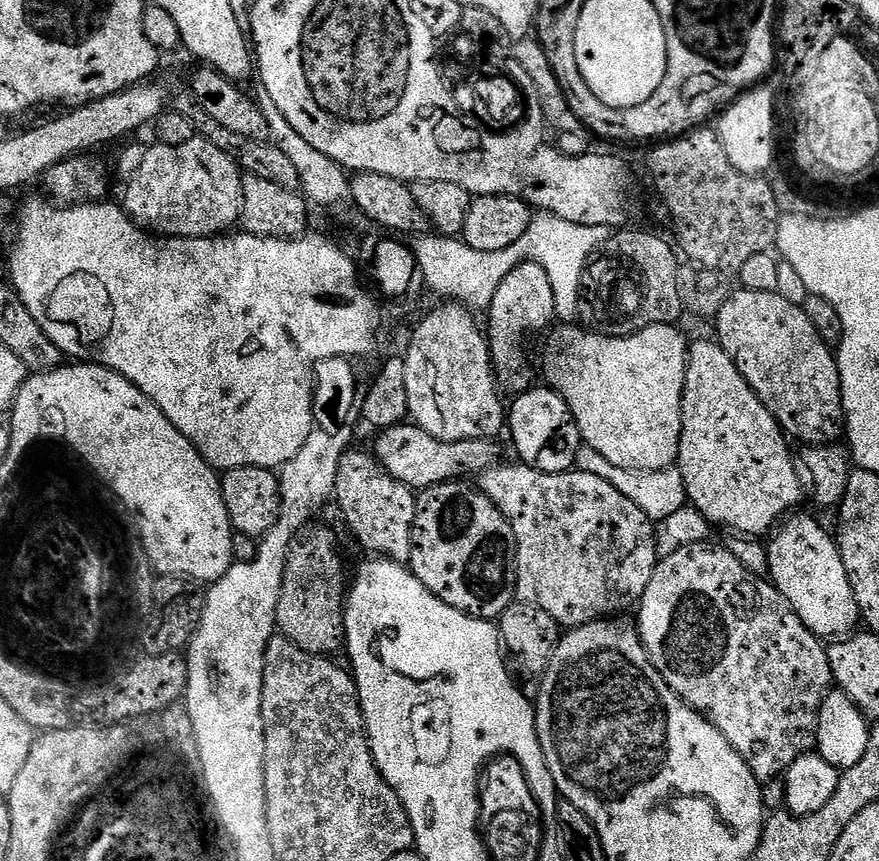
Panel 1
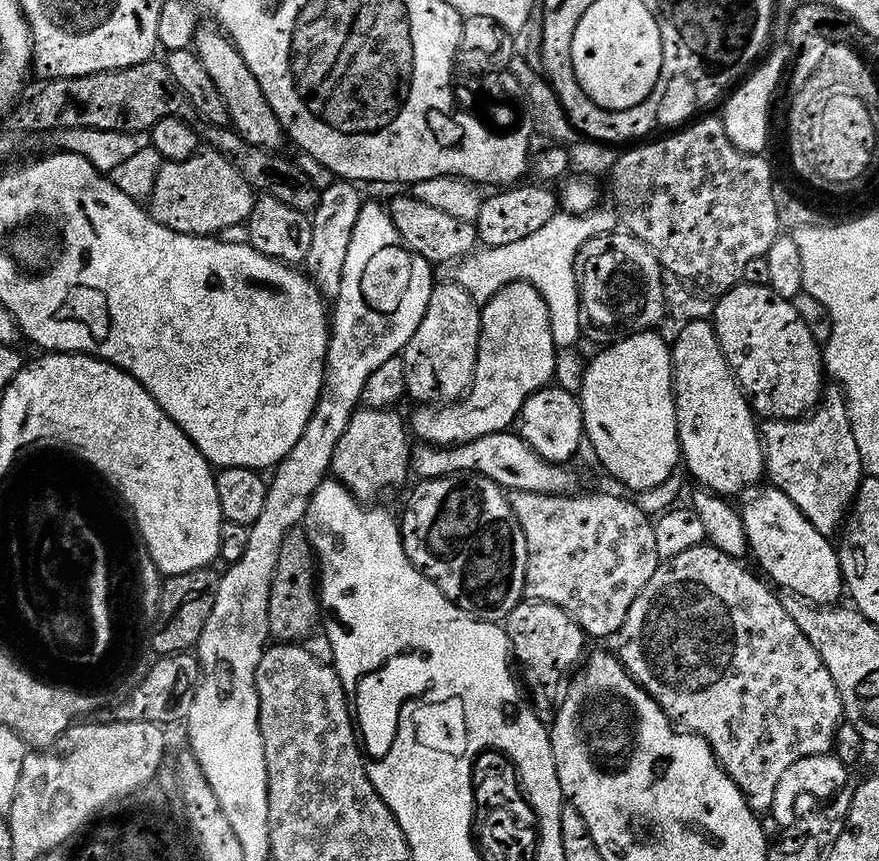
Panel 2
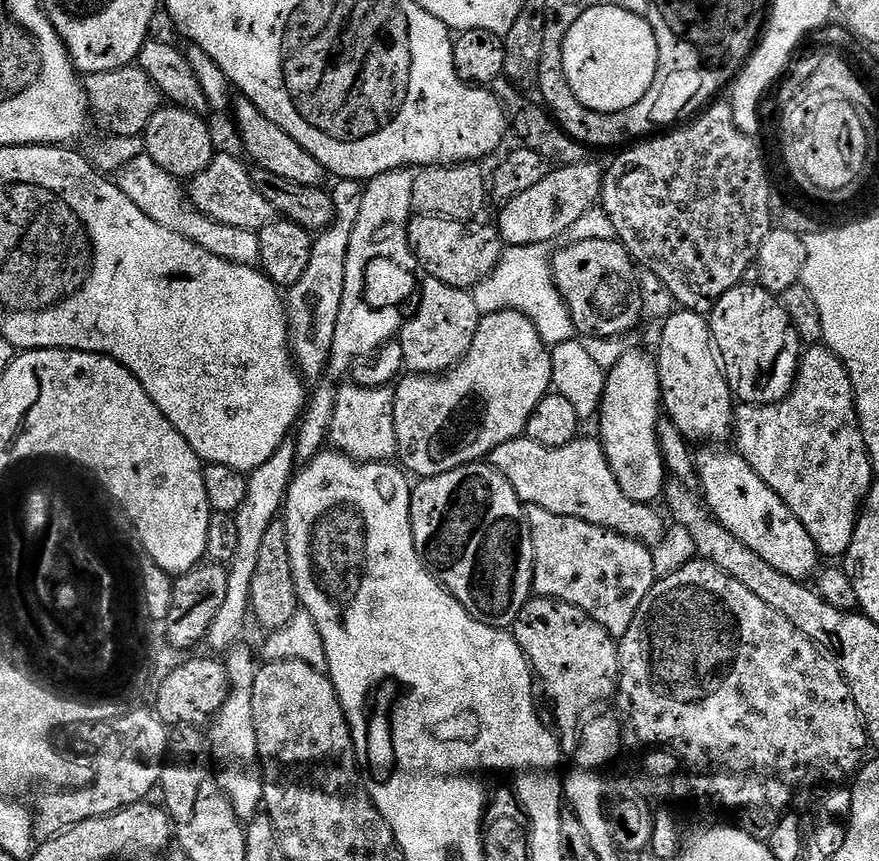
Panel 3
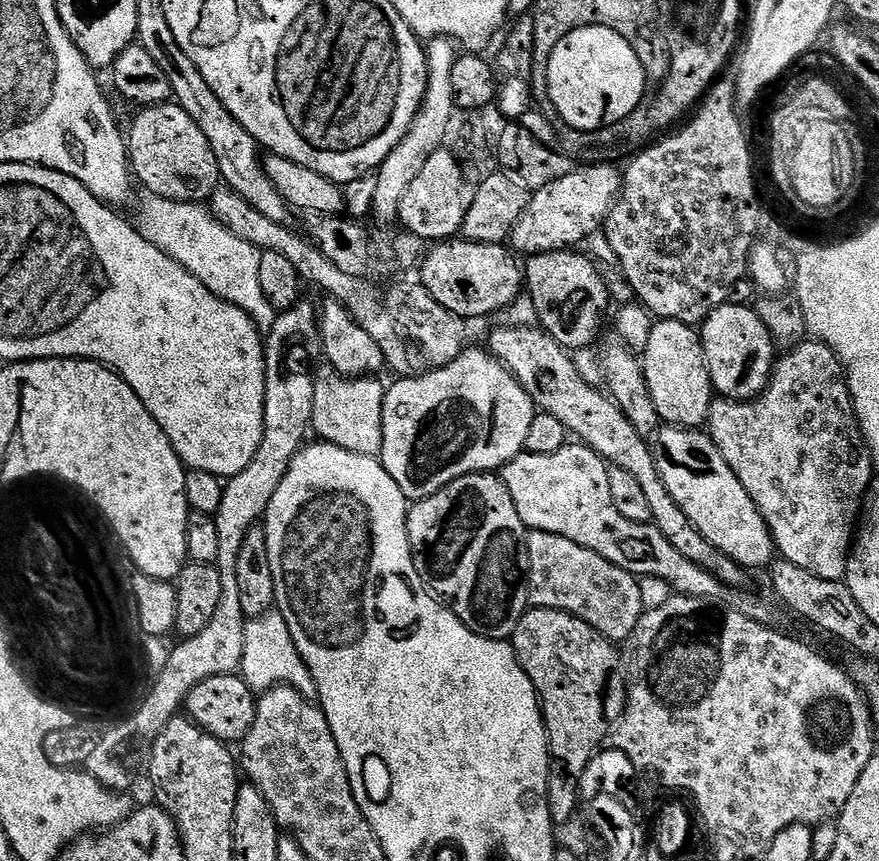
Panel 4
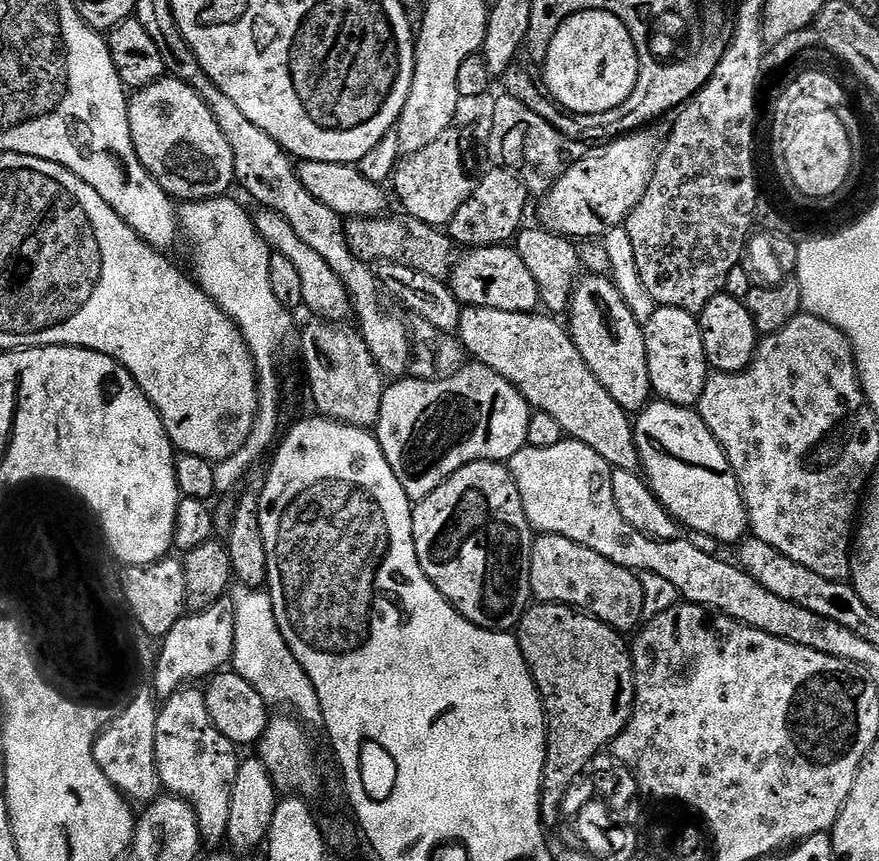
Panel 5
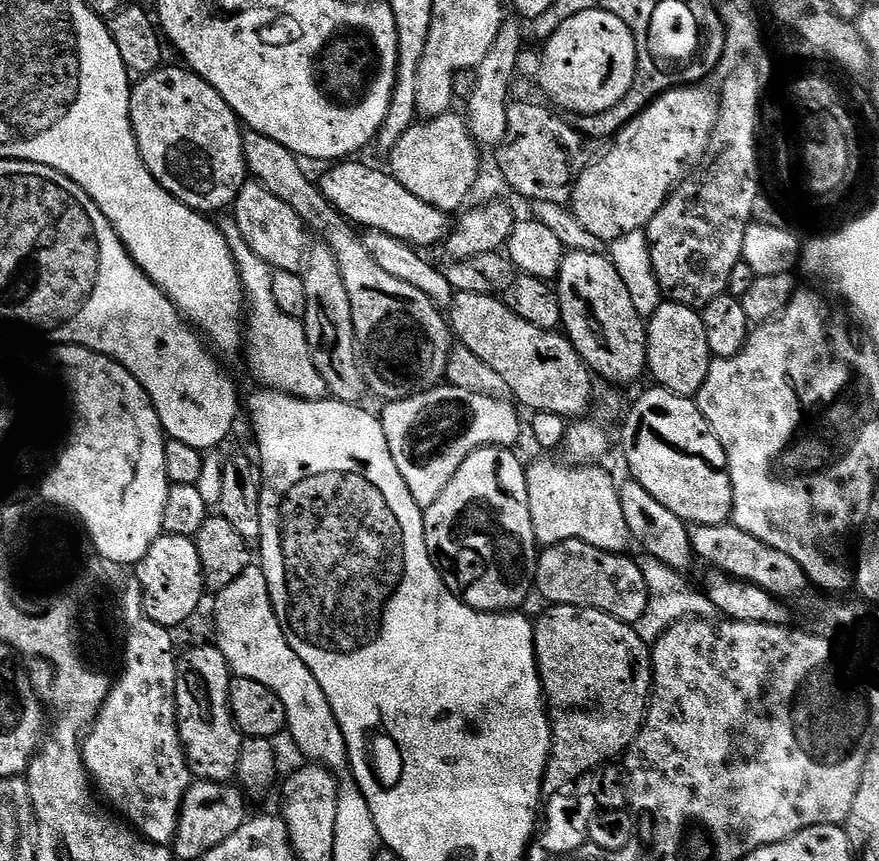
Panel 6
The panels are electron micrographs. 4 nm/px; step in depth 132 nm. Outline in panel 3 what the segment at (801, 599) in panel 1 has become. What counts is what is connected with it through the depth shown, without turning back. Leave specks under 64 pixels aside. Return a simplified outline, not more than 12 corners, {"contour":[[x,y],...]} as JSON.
{"contour":[[735,451],[695,453],[712,516],[774,569],[822,557],[784,499]]}

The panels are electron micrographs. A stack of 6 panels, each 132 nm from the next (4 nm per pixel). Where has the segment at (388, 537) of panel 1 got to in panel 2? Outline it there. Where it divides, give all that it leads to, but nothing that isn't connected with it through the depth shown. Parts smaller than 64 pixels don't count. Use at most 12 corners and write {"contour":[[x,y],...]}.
{"contour":[[361,407],[331,475],[361,502],[409,479],[396,410]]}

